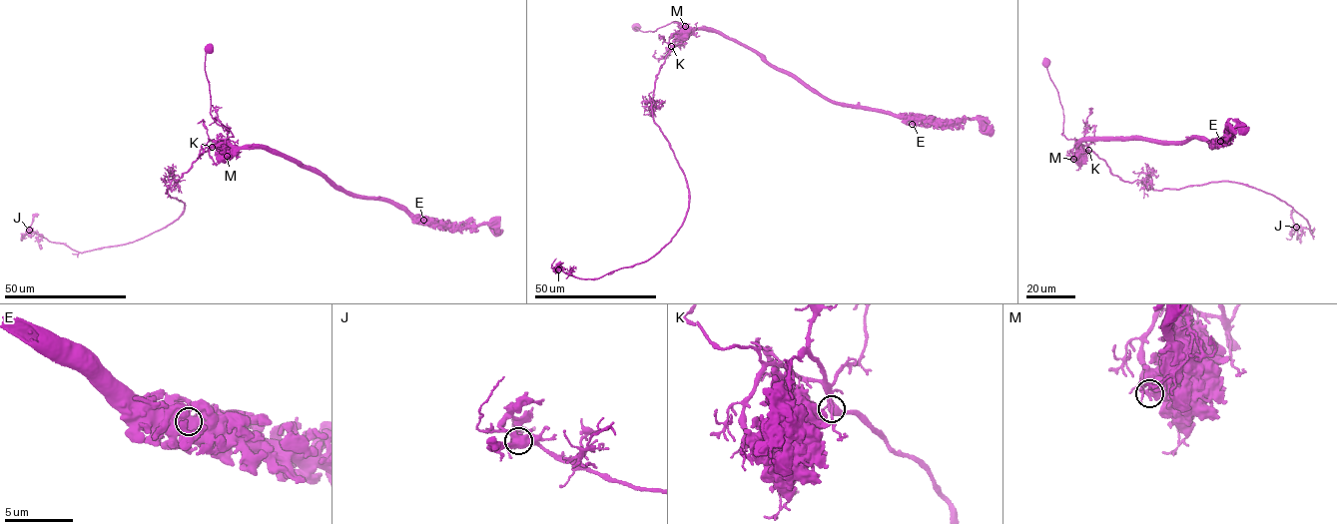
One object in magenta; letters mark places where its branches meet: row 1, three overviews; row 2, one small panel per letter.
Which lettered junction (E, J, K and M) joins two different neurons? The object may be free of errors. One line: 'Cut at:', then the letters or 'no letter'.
Cut at: M

